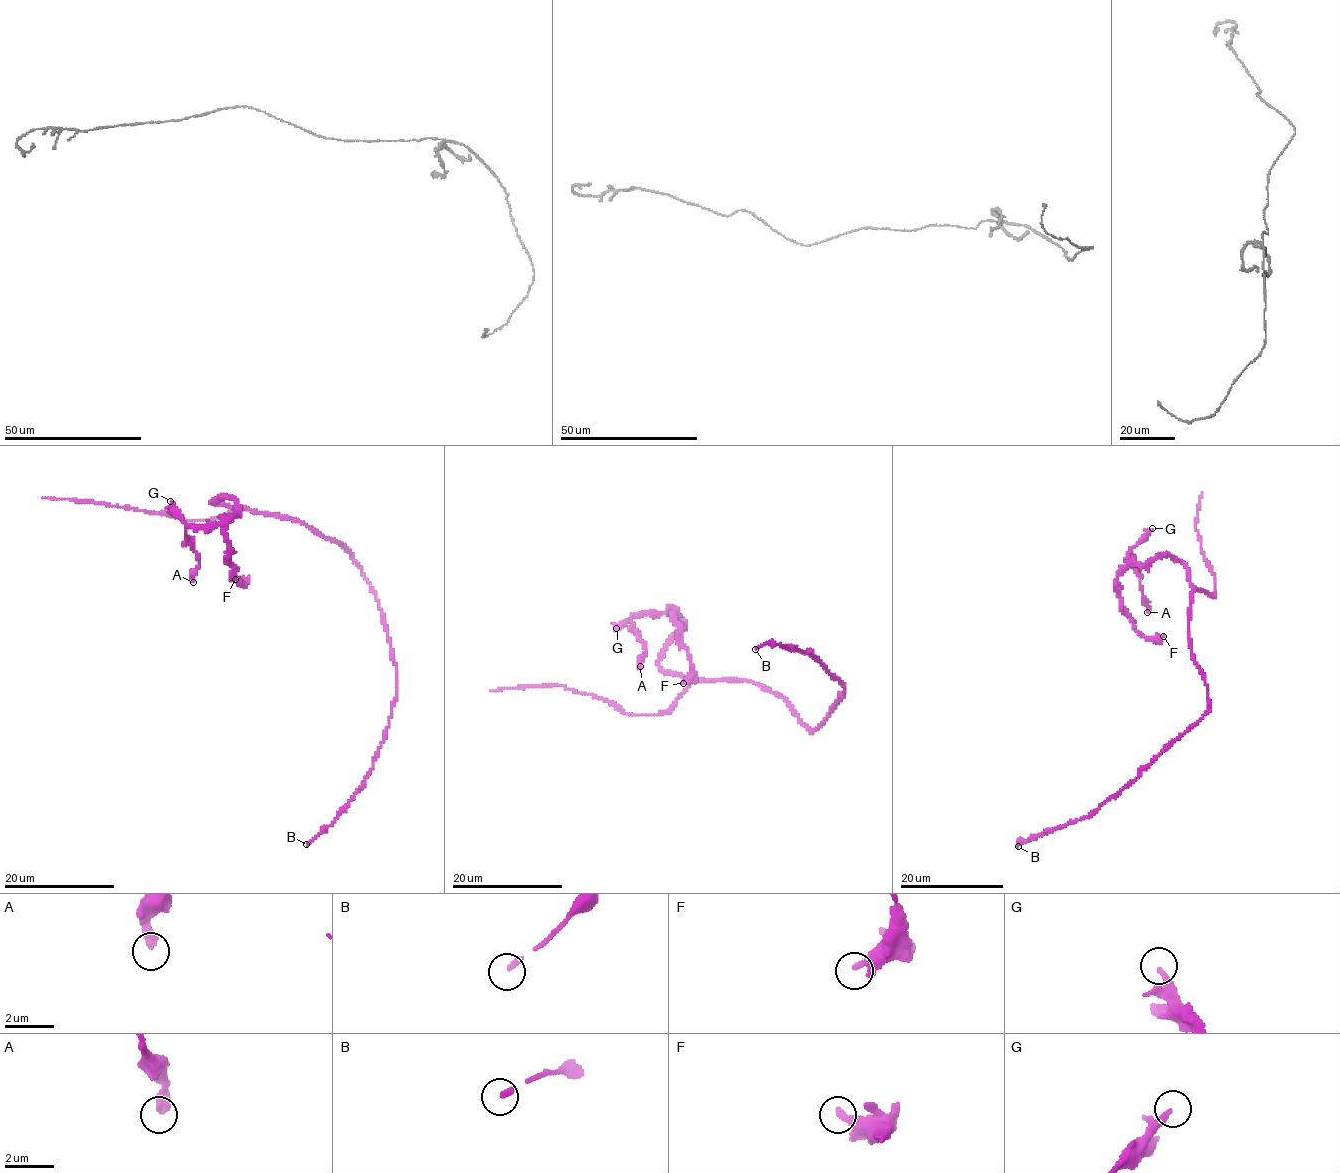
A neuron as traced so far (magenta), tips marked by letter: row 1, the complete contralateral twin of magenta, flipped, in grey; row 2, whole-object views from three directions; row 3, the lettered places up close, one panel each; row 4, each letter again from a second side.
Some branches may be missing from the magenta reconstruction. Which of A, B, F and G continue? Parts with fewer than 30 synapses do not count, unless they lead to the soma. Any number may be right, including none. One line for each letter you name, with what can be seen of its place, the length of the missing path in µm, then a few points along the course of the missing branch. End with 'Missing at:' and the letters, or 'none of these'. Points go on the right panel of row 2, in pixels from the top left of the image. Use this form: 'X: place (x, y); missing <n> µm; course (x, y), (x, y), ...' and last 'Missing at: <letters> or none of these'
Missing at: none of these

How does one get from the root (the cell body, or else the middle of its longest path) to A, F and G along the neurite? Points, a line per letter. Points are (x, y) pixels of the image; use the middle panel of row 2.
A: (792, 712), (747, 681), (666, 674), (659, 656), (683, 625), (674, 615), (632, 617), (645, 647), (640, 666)
F: (792, 712), (783, 698), (751, 683), (665, 672), (659, 656), (683, 625), (673, 607), (691, 665), (683, 683)
G: (792, 712), (783, 698), (747, 681), (666, 674), (659, 656), (683, 625), (676, 616), (637, 613), (616, 628)

